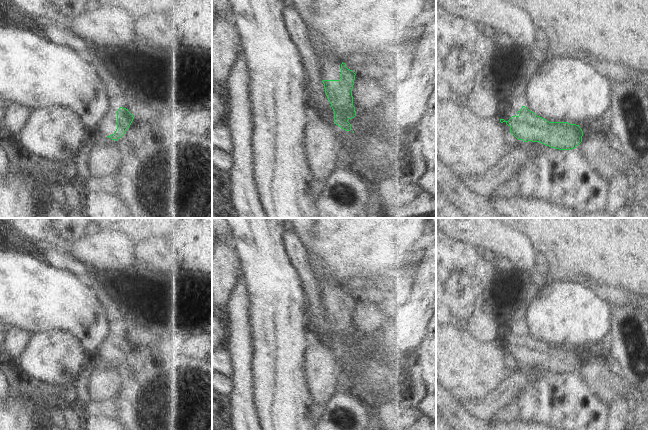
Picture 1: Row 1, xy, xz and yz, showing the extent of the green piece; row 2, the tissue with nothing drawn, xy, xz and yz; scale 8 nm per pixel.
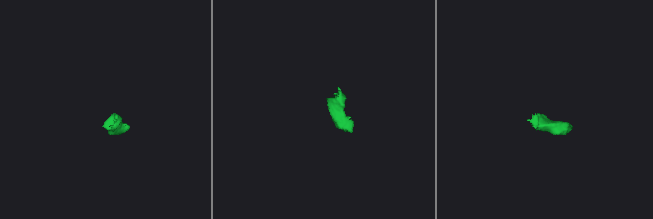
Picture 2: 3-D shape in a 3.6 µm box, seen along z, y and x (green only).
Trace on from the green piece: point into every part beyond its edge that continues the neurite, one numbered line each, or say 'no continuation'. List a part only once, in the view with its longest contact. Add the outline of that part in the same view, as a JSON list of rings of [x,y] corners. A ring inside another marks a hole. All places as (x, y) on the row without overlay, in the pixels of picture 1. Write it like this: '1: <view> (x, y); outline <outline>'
1: yz (508, 333); outline [[[504,325],[500,329],[499,343],[504,343],[505,345],[508,345],[512,340],[519,340],[517,336],[520,335],[521,332],[521,328],[514,328],[510,325]]]

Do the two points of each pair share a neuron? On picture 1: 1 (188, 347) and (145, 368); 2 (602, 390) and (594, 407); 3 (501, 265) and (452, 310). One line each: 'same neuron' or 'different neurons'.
1: different neurons
2: different neurons
3: different neurons

